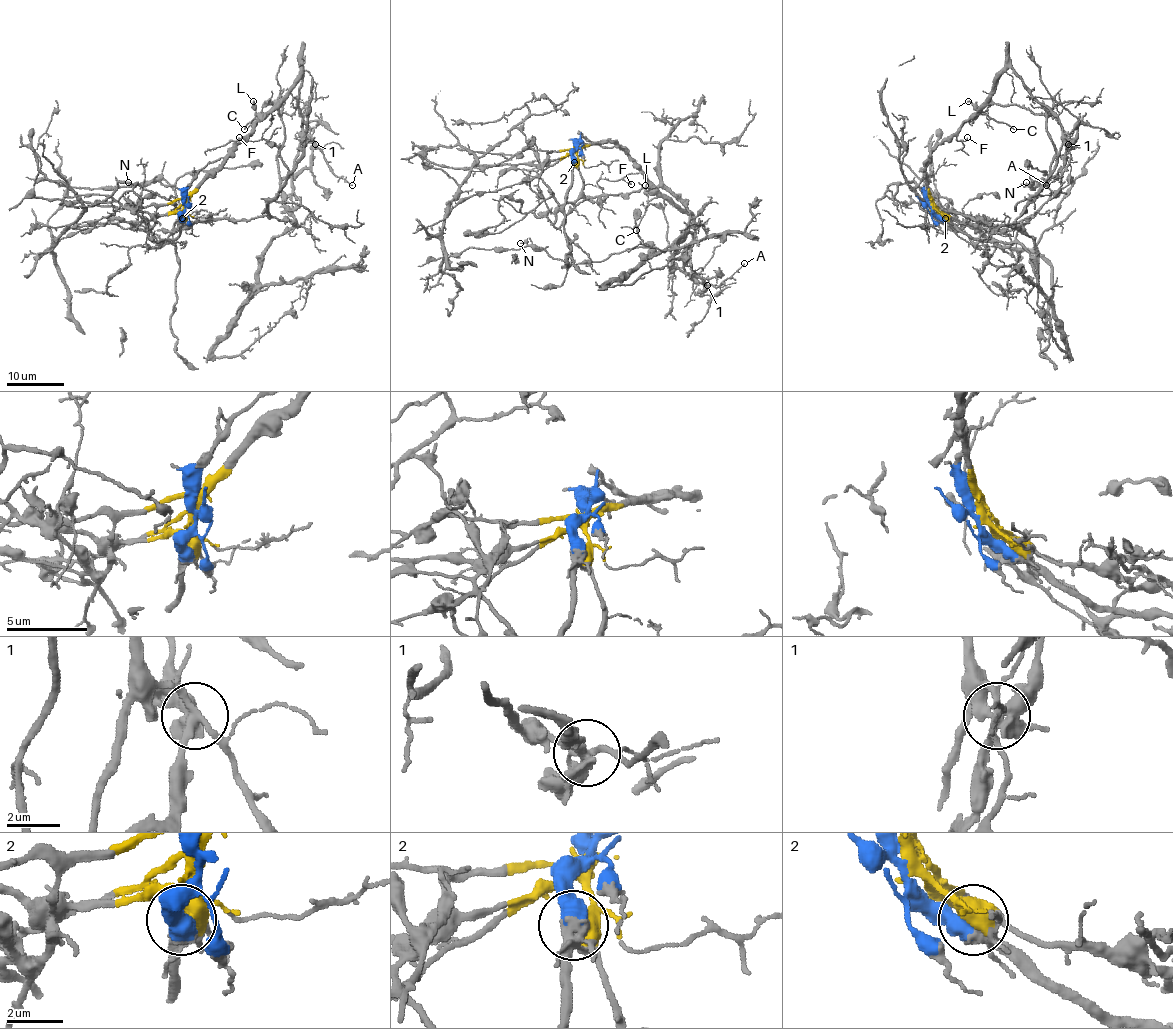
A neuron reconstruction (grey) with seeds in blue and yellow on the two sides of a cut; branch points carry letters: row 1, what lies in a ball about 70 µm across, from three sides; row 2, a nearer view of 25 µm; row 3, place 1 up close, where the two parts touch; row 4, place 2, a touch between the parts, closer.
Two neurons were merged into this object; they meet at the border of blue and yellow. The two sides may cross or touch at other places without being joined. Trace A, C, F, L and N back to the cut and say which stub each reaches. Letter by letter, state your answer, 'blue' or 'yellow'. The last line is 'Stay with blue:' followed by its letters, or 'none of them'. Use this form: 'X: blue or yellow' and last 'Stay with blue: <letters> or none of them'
A: yellow
C: yellow
F: yellow
L: yellow
N: blue
Stay with blue: N

